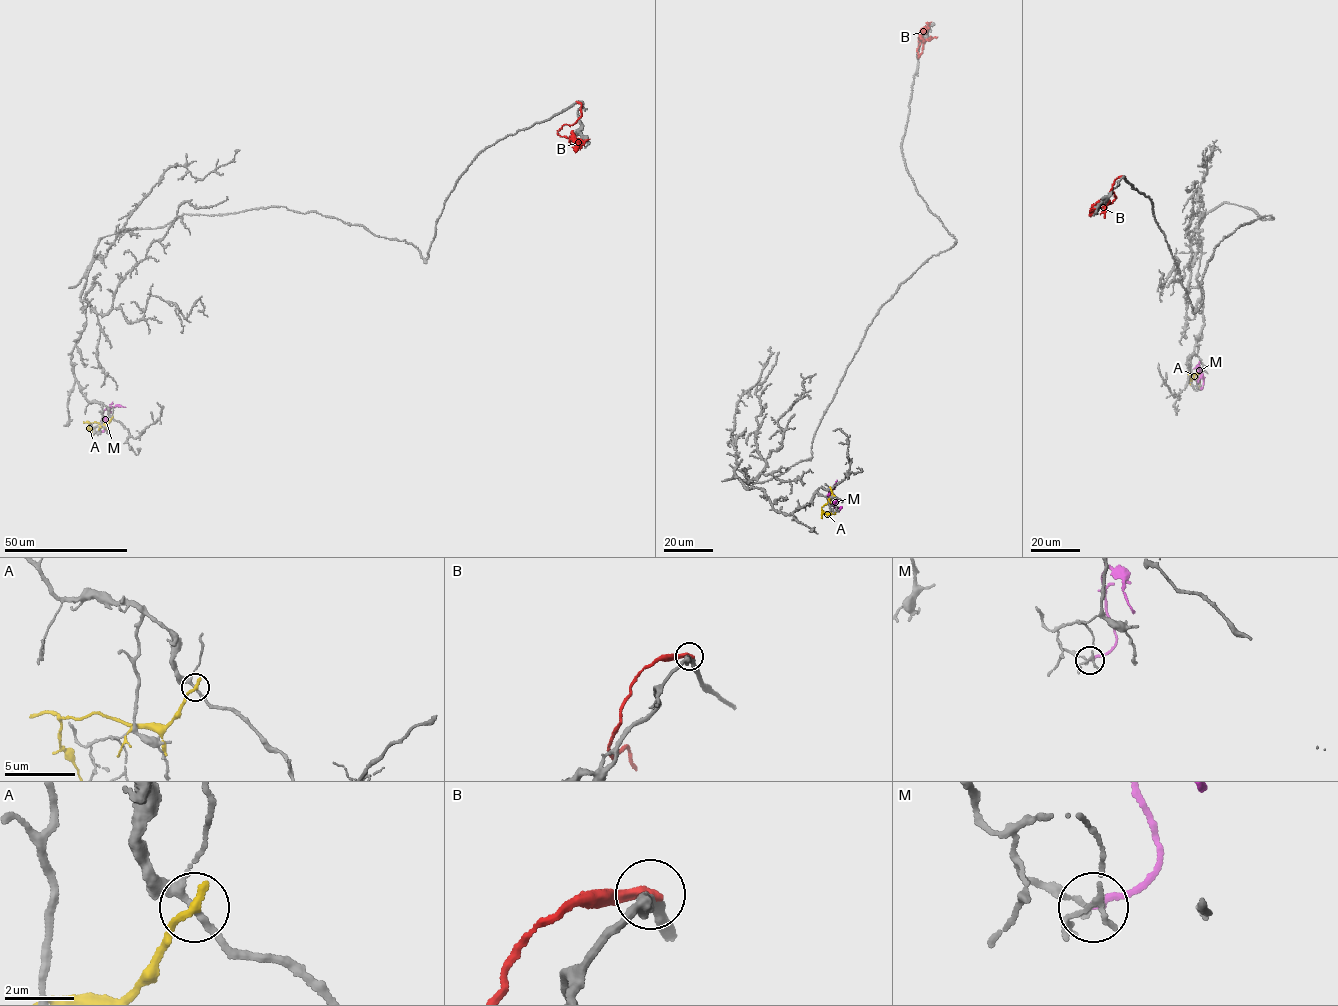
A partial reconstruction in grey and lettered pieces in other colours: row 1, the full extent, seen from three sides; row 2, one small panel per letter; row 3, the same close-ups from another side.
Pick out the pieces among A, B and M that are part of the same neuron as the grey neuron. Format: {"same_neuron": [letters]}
{"same_neuron": []}

